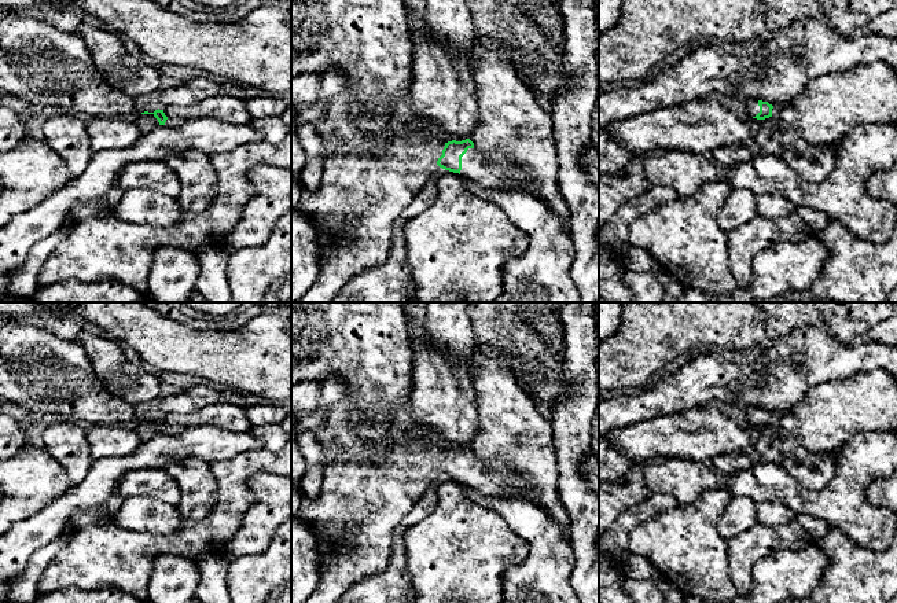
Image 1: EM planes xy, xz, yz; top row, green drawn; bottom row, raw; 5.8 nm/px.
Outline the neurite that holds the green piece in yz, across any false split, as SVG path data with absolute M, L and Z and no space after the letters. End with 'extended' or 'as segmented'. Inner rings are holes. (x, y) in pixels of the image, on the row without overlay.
M743 405L742 411L747 424L765 427L779 423L779 415L769 412L768 409L756 408L751 405Z; extended

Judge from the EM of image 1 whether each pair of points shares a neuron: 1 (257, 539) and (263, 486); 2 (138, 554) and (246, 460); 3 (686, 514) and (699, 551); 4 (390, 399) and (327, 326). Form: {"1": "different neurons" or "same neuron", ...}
{"1": "same neuron", "2": "same neuron", "3": "same neuron", "4": "same neuron"}

